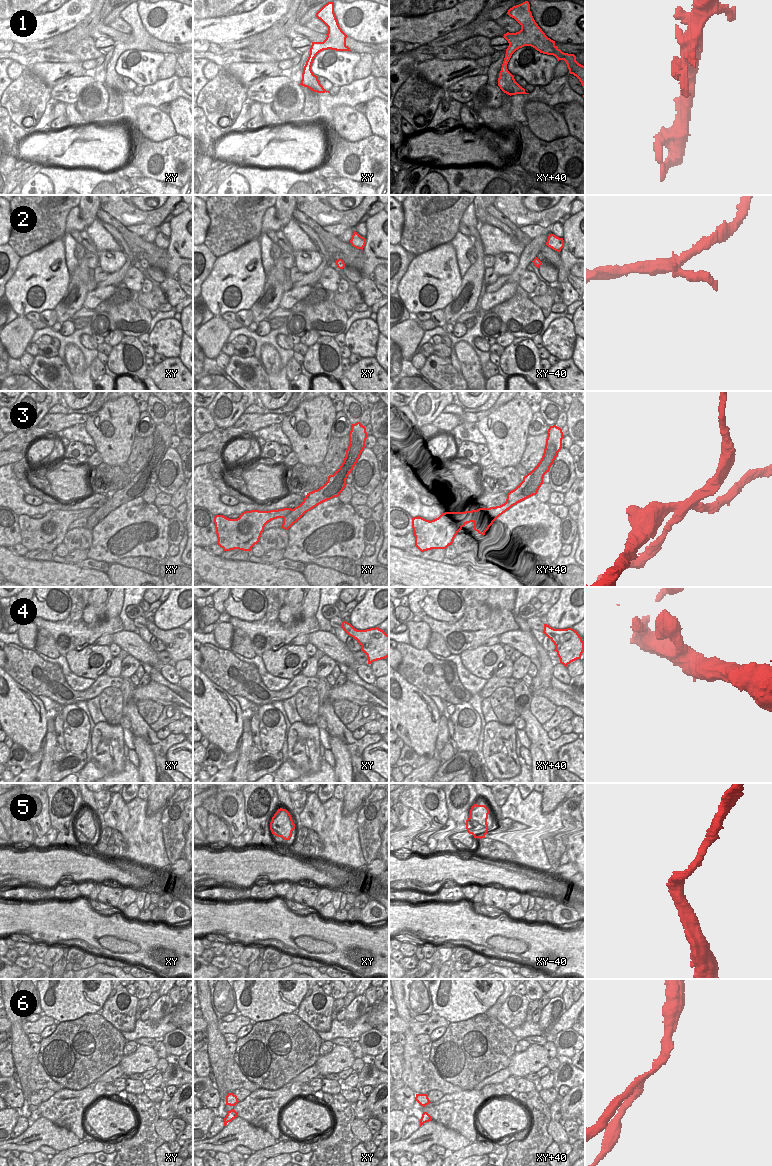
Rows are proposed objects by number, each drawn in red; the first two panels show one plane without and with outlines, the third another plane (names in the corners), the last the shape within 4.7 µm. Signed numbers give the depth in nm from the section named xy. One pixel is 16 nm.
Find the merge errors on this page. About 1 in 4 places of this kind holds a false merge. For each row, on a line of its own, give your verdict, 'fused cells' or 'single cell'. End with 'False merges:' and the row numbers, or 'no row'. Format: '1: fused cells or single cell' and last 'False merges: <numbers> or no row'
1: single cell
2: single cell
3: fused cells
4: single cell
5: fused cells
6: fused cells
False merges: 3, 5, 6

